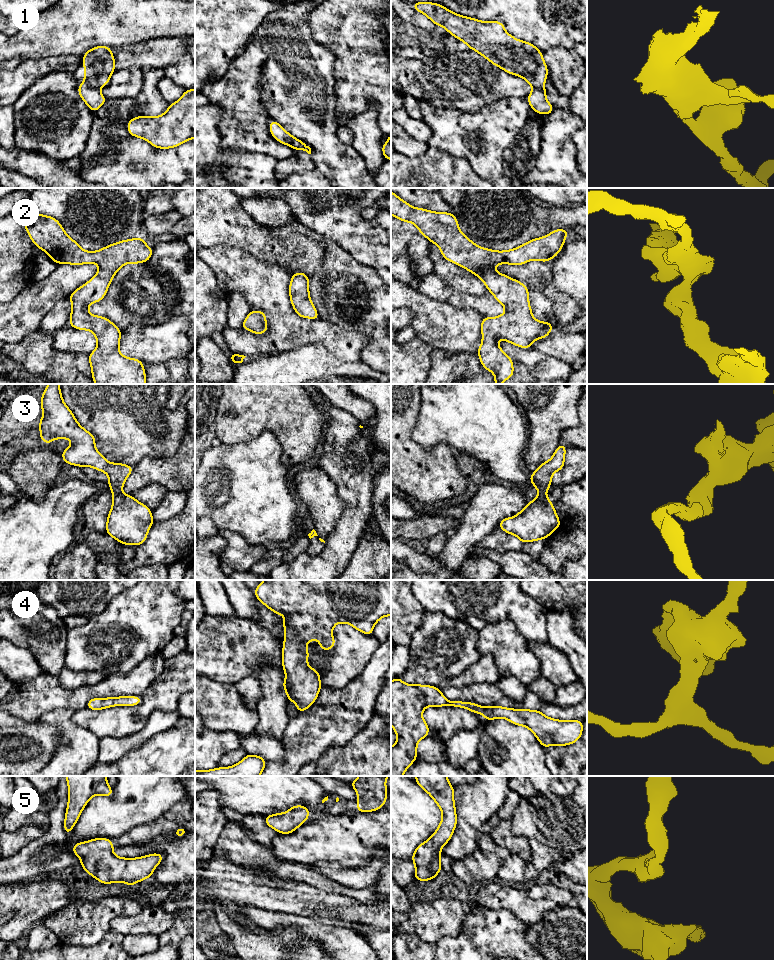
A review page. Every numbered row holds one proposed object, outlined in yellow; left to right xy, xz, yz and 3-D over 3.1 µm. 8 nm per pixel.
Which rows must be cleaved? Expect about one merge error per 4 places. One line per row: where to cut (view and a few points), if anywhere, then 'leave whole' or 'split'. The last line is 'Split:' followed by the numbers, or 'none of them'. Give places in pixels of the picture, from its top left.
1: cut none; leave whole
2: cut none; leave whole
3: cut none; leave whole
4: cut none; leave whole
5: cut none; leave whole
Split: none of them

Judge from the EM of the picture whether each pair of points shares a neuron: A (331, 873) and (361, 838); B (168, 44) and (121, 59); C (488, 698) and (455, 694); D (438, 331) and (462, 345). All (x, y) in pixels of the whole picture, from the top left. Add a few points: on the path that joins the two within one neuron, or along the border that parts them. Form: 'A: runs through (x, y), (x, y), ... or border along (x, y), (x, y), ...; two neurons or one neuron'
A: border along (317, 860), (337, 862), (348, 867), (363, 866); two neurons
B: runs through (156, 53), (136, 54), (133, 56); one neuron
C: runs through (480, 694), (463, 694); one neuron
D: runs through (444, 331), (448, 331), (456, 339); one neuron

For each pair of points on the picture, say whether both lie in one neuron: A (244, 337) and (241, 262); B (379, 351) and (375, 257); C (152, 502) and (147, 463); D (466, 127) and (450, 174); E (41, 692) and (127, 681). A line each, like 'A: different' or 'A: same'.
A: same
B: different
C: different
D: different
E: same

